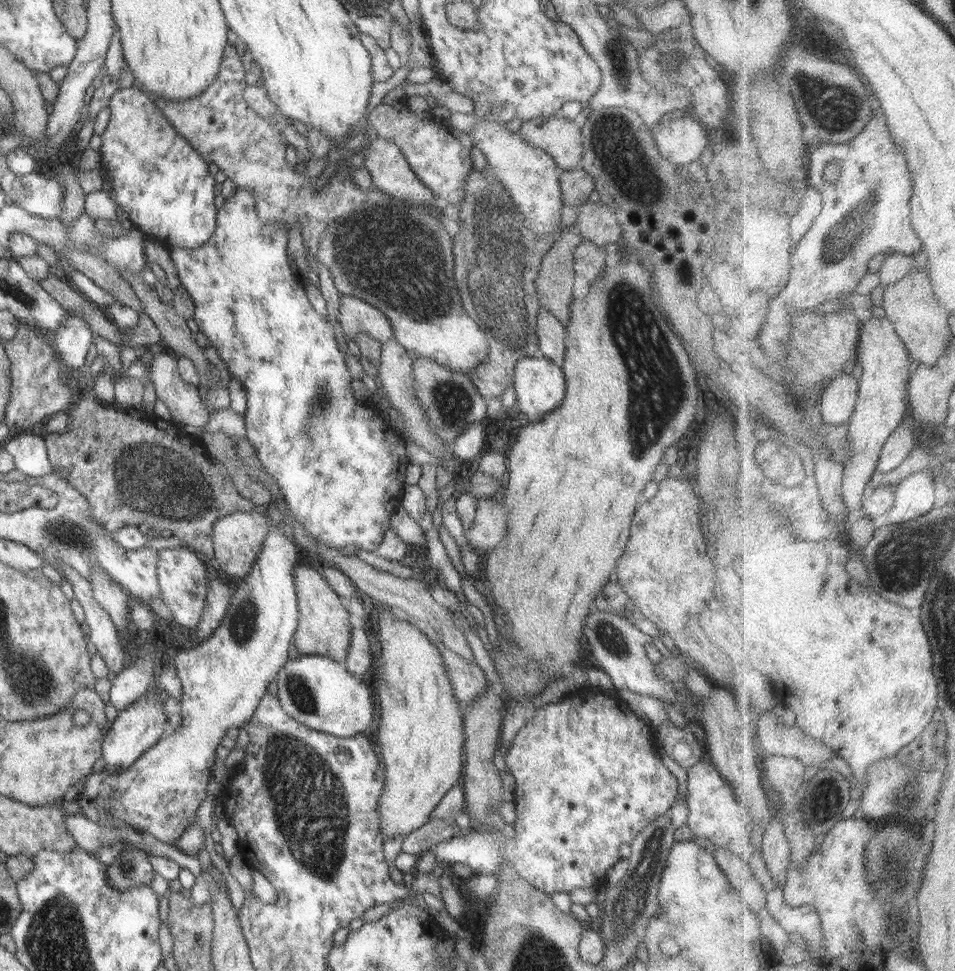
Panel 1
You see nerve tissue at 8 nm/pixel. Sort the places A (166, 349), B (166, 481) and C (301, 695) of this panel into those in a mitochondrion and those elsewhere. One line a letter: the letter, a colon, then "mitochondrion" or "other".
A: other
B: mitochondrion
C: mitochondrion

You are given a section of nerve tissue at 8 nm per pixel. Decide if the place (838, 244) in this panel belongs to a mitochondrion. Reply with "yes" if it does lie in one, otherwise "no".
yes

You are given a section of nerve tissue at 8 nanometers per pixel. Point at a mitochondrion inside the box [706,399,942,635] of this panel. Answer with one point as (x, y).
(897, 578)

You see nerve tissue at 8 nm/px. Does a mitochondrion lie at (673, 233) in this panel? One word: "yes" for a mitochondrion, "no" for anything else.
no

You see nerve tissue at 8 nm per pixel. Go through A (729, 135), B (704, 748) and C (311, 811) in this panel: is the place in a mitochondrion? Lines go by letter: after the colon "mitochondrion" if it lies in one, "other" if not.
A: other
B: other
C: mitochondrion

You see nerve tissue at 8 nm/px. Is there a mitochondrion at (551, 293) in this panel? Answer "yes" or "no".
no

